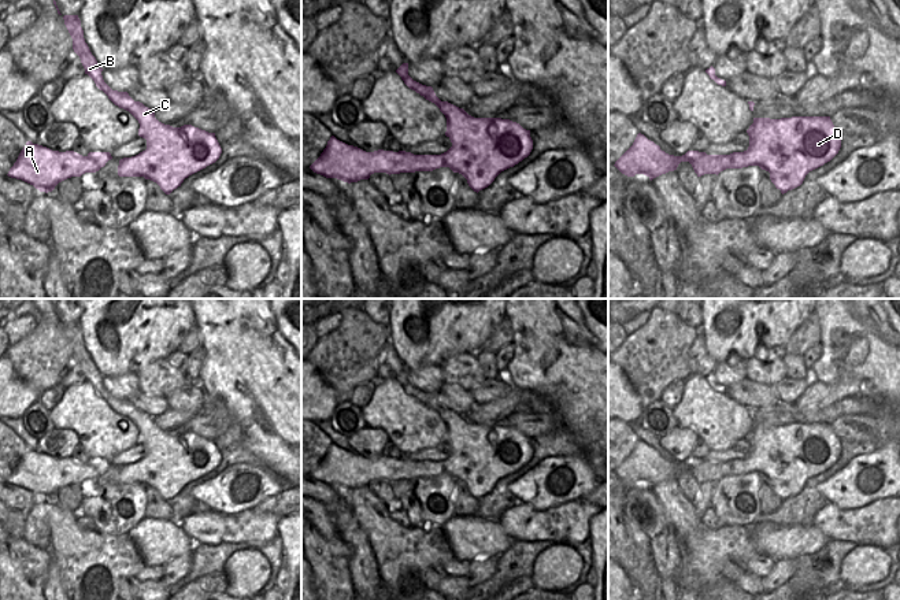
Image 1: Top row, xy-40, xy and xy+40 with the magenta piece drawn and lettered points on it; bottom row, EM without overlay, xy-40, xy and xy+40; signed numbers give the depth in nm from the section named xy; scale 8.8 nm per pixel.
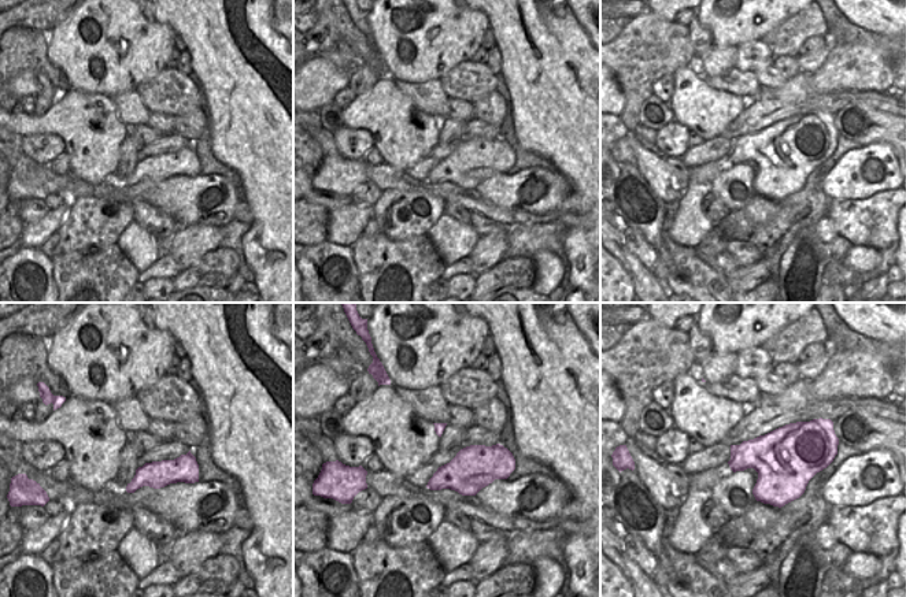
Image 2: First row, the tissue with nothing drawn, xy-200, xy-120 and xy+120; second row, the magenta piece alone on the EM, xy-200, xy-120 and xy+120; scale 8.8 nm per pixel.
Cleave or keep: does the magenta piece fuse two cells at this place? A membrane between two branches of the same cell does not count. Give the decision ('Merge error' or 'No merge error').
No merge error.

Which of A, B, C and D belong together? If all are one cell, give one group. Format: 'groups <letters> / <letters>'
groups A B C D

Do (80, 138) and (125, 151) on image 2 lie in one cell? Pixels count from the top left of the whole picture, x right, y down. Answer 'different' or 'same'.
different

